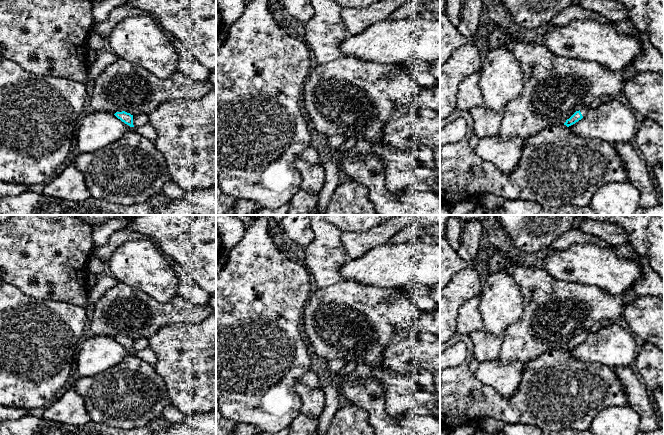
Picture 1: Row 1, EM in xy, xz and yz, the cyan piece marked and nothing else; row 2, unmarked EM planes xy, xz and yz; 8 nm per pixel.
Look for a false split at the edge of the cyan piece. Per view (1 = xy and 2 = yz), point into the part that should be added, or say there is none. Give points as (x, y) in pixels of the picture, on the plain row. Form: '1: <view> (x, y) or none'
1: none
2: yz (584, 334)

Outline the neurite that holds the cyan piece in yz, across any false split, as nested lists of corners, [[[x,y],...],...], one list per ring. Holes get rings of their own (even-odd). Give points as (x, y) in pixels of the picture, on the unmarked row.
[[[587,330],[582,332],[579,335],[576,335],[569,343],[566,344],[566,346],[564,347],[564,349],[566,349],[567,351],[575,348],[576,346],[578,346],[579,344],[581,344],[583,341],[585,341],[585,339],[587,338],[588,334],[592,331],[591,330]]]

